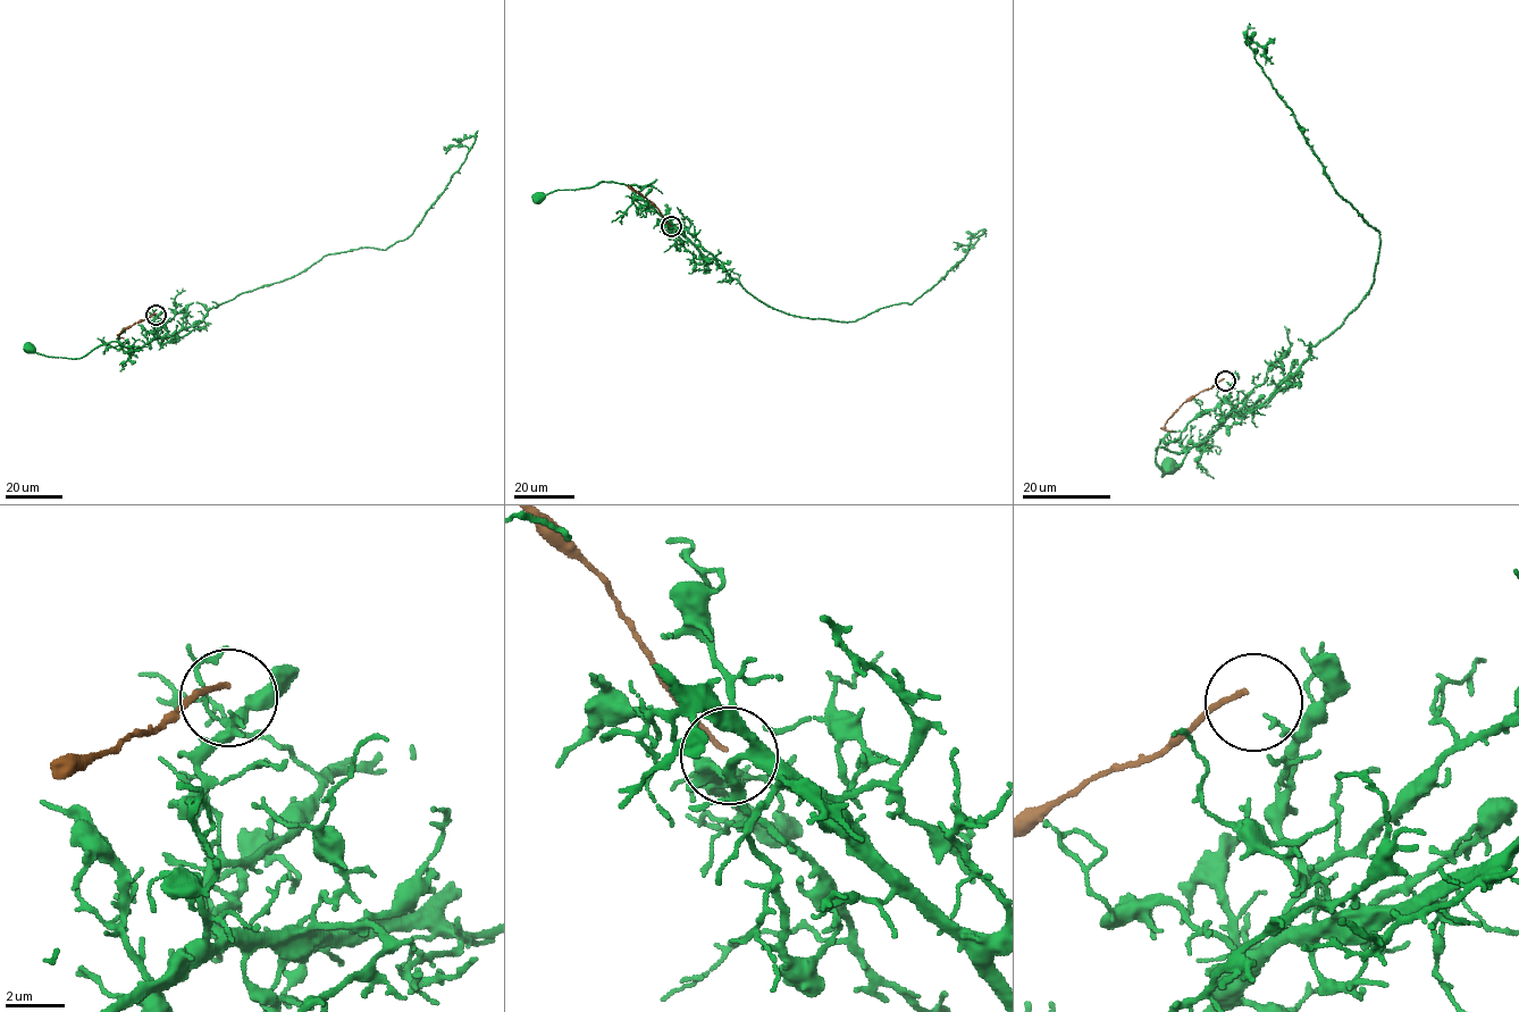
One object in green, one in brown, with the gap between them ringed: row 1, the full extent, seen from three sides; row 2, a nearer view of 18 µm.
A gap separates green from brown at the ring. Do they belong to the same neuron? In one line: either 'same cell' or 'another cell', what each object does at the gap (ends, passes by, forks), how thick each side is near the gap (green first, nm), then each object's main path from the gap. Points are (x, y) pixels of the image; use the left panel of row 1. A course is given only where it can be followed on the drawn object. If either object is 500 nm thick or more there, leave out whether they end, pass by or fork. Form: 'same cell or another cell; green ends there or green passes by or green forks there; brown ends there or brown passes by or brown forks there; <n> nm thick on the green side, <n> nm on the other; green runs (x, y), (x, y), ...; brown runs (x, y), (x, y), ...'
another cell; green ends there; brown ends there; 150 nm thick on the green side, 160 nm on the other; green runs (156, 316), (156, 337), (124, 353), (131, 350), (129, 346), (112, 341), (81, 358), (45, 357), (28, 349); brown runs (157, 314), (125, 327), (118, 335), (124, 339)

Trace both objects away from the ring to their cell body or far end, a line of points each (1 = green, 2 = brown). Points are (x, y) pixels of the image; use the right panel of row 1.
1: (1226, 382), (1230, 414), (1203, 442), (1181, 453), (1168, 450), (1163, 438), (1155, 460), (1161, 477), (1168, 467)
2: (1224, 378), (1183, 402), (1165, 424), (1165, 429), (1172, 432)

